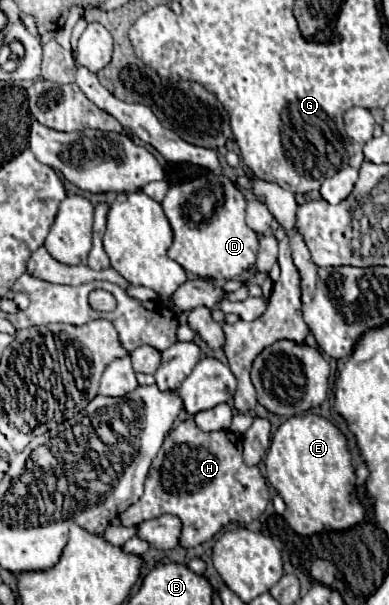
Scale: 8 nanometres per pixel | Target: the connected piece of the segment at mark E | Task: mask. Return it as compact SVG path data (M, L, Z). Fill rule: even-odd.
M312 413L290 417L274 433L270 451L266 455L266 475L268 481L278 489L280 497L286 501L284 519L296 533L314 535L320 531L342 531L358 525L364 519L364 505L352 495L356 485L356 471L352 463L352 453L346 445L348 439L332 421Z

